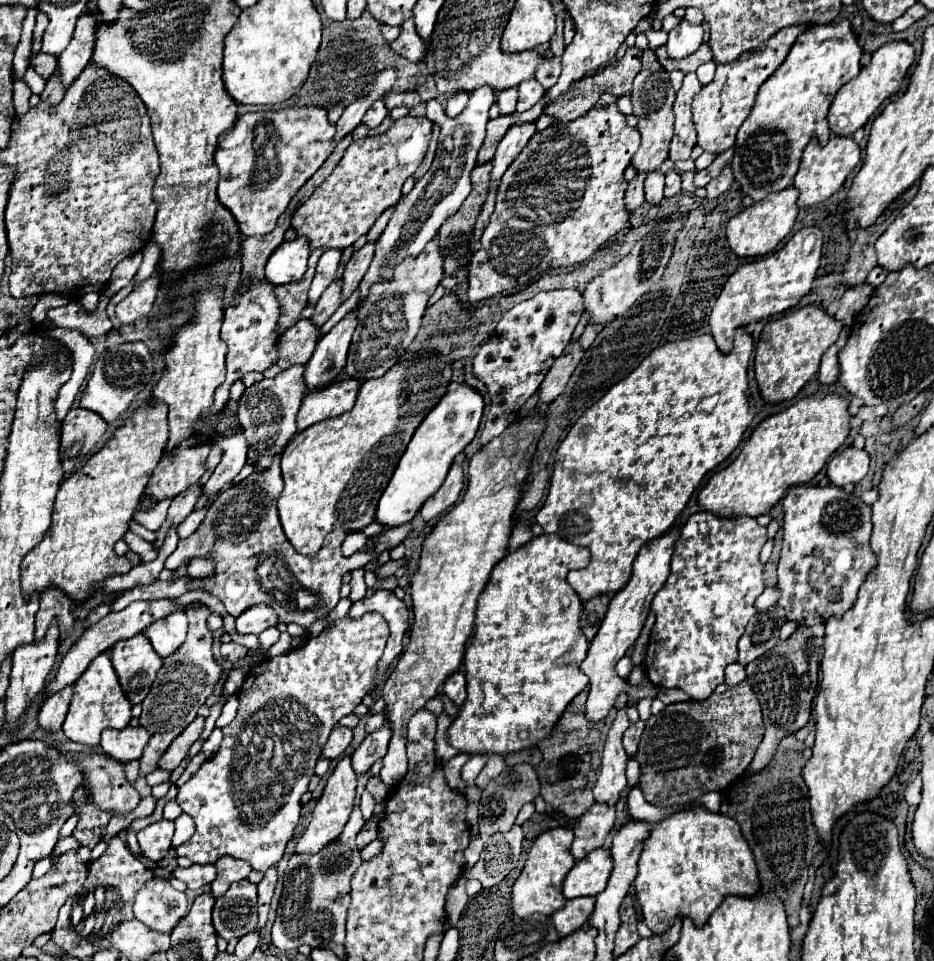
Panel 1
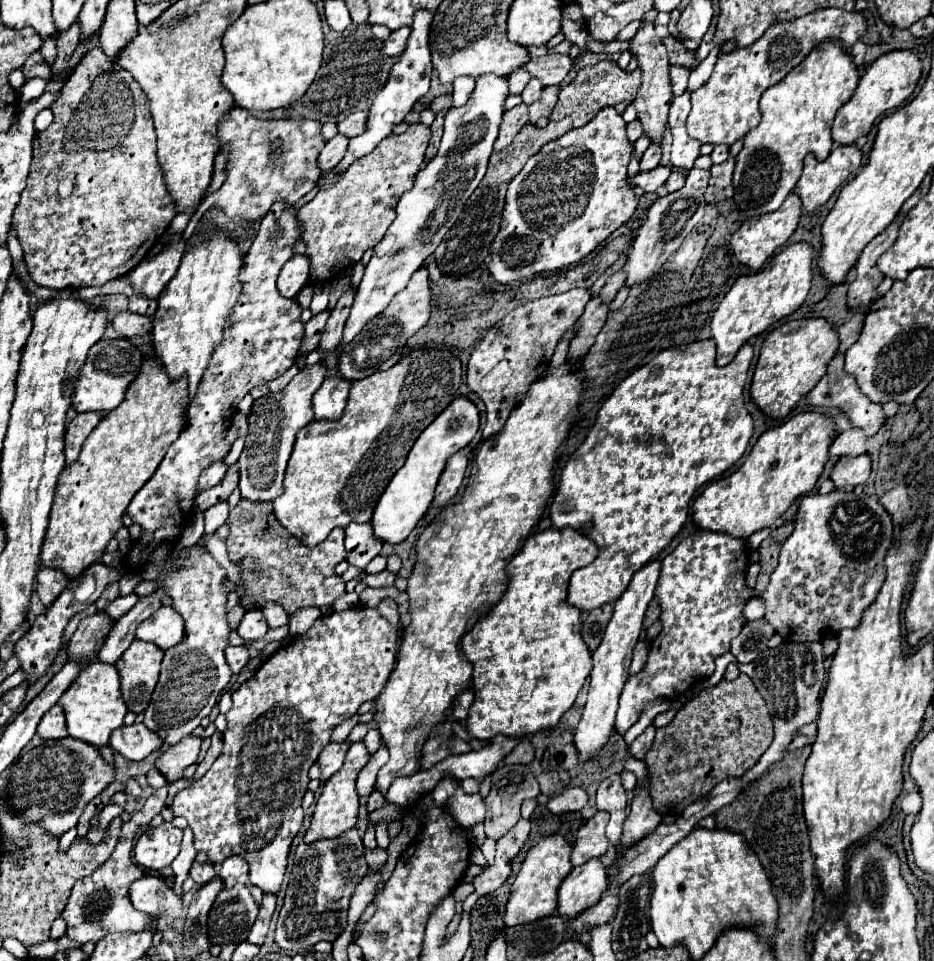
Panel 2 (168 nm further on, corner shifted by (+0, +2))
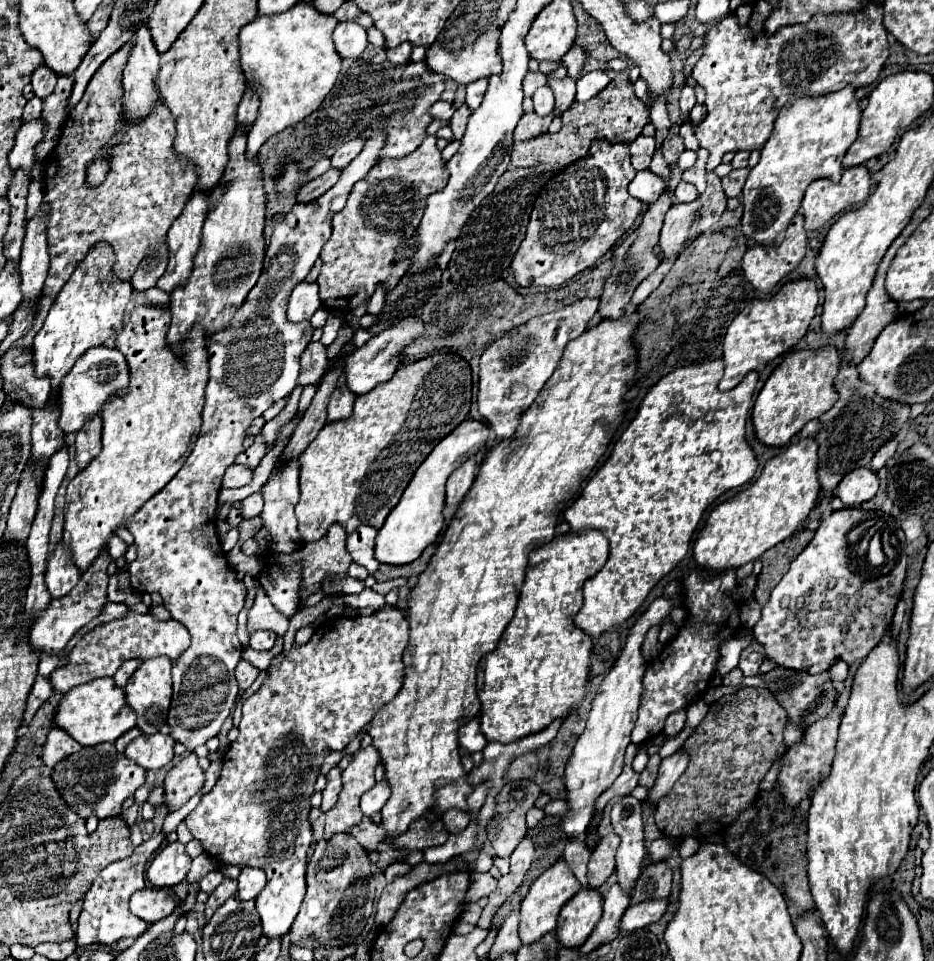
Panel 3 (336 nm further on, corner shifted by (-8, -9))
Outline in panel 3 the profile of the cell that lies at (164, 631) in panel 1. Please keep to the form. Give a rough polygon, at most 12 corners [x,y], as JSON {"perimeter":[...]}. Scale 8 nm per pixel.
{"perimeter":[[150,613],[96,625],[50,675],[68,689],[122,661],[178,659],[190,633]]}

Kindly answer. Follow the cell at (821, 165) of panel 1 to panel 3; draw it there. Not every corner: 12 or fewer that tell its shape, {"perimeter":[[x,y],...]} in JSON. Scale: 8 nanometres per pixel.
{"perimeter":[[866,165],[848,167],[838,183],[816,179],[802,199],[804,227],[866,201]]}

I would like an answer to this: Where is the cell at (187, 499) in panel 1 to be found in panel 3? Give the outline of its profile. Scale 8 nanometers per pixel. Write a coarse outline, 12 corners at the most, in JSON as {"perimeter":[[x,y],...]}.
{"perimeter":[[230,465],[222,477],[224,489],[244,487],[252,471]]}

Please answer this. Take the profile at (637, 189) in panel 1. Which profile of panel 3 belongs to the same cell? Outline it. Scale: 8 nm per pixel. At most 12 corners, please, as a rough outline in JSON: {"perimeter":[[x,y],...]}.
{"perimeter":[[668,135],[662,143],[662,157],[676,163],[684,151],[680,135]]}

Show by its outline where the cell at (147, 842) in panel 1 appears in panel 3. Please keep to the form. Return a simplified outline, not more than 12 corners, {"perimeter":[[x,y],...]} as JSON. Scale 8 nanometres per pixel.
{"perimeter":[[164,845],[146,875],[154,887],[184,881],[190,869],[186,845]]}

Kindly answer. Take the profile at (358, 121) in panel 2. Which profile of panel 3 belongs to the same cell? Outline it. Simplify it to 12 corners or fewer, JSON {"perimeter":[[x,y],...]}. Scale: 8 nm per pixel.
{"perimeter":[[364,139],[344,143],[332,155],[332,167],[344,169],[364,147]]}

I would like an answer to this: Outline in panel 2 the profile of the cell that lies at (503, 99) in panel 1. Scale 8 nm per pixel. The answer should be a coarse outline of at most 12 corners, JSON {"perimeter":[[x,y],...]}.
{"perimeter":[[526,68],[508,76],[510,94],[522,94],[530,80]]}

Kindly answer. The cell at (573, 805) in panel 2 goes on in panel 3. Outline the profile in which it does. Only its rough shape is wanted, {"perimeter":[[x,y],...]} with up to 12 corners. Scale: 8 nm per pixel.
{"perimeter":[[550,801],[546,815],[564,817],[568,813],[566,801]]}

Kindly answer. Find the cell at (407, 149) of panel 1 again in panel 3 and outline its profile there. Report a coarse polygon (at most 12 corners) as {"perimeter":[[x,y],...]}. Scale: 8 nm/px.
{"perimeter":[[436,137],[380,159],[322,249],[320,299],[348,311],[394,289],[396,245],[448,173]]}

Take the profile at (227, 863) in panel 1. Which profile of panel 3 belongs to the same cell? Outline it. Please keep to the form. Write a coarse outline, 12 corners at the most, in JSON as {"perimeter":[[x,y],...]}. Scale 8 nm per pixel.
{"perimeter":[[244,867],[238,877],[238,897],[256,899],[266,885],[262,869]]}

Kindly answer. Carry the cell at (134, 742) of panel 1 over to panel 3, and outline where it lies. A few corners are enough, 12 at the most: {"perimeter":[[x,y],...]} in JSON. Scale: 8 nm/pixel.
{"perimeter":[[140,735],[126,757],[144,769],[162,769],[174,757],[174,739]]}

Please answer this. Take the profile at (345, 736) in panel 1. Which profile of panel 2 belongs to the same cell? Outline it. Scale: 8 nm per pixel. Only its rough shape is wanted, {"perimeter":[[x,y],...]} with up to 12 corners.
{"perimeter":[[330,742],[322,750],[322,784],[342,766],[350,742]]}

